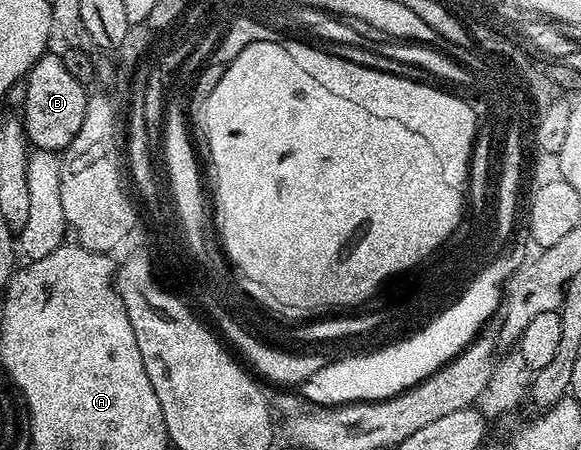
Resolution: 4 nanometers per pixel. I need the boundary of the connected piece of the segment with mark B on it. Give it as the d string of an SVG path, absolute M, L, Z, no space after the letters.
M45 54L35 63L25 77L27 93L23 96L23 116L21 123L27 139L35 148L62 153L64 148L77 138L81 122L85 122L85 106L88 89L69 70L65 70L62 55Z

